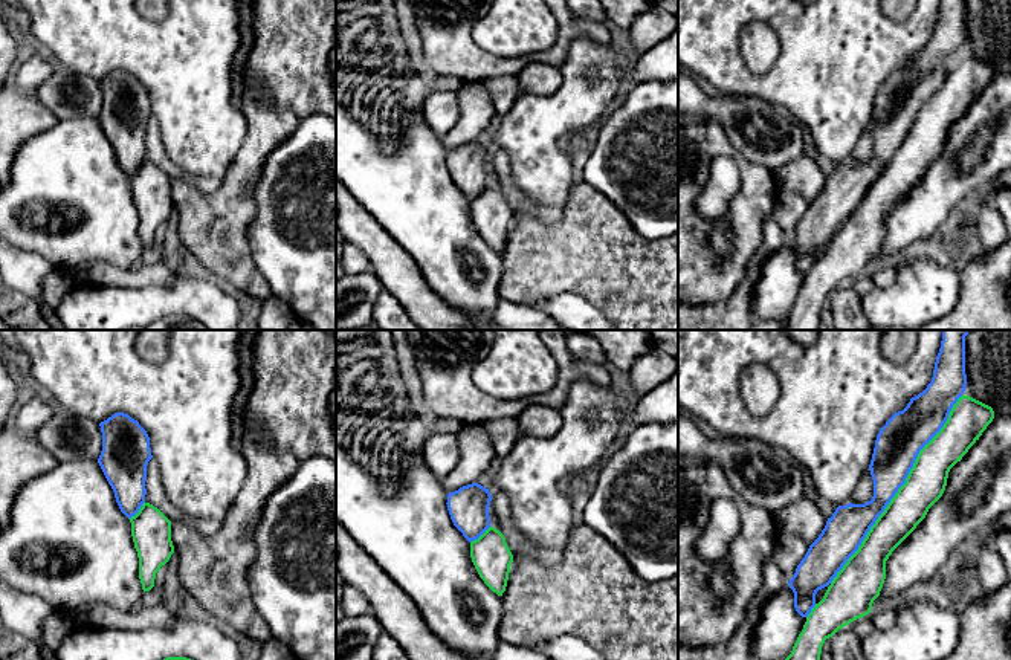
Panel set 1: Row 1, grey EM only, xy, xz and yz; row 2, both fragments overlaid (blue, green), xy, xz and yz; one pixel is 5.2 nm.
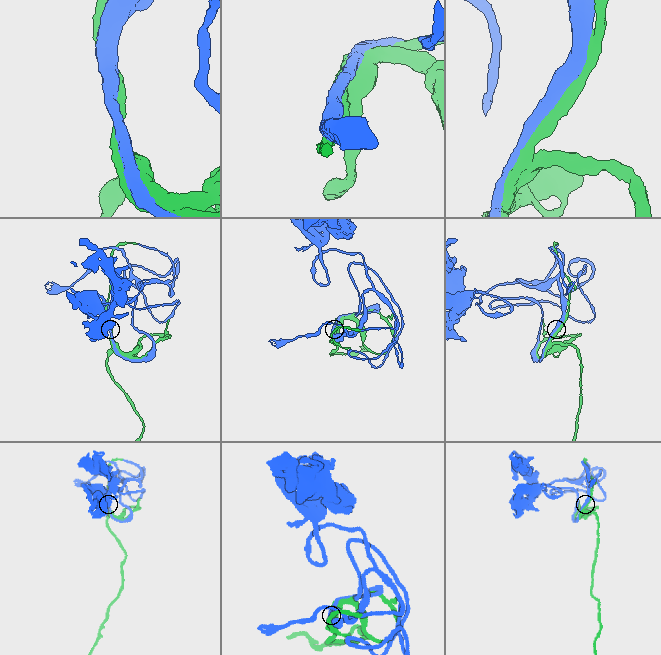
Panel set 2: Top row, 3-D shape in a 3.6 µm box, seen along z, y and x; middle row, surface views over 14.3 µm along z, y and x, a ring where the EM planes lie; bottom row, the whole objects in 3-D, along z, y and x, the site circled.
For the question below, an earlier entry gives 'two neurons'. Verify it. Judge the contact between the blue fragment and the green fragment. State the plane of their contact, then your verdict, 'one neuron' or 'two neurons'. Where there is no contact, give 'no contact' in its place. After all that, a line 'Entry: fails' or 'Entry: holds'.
contact in yz; one neuron
Entry: fails

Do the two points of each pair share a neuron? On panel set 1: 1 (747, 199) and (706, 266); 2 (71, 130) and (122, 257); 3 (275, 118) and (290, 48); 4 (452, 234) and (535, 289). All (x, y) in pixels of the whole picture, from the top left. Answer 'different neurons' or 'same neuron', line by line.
1: same neuron
2: same neuron
3: same neuron
4: different neurons

